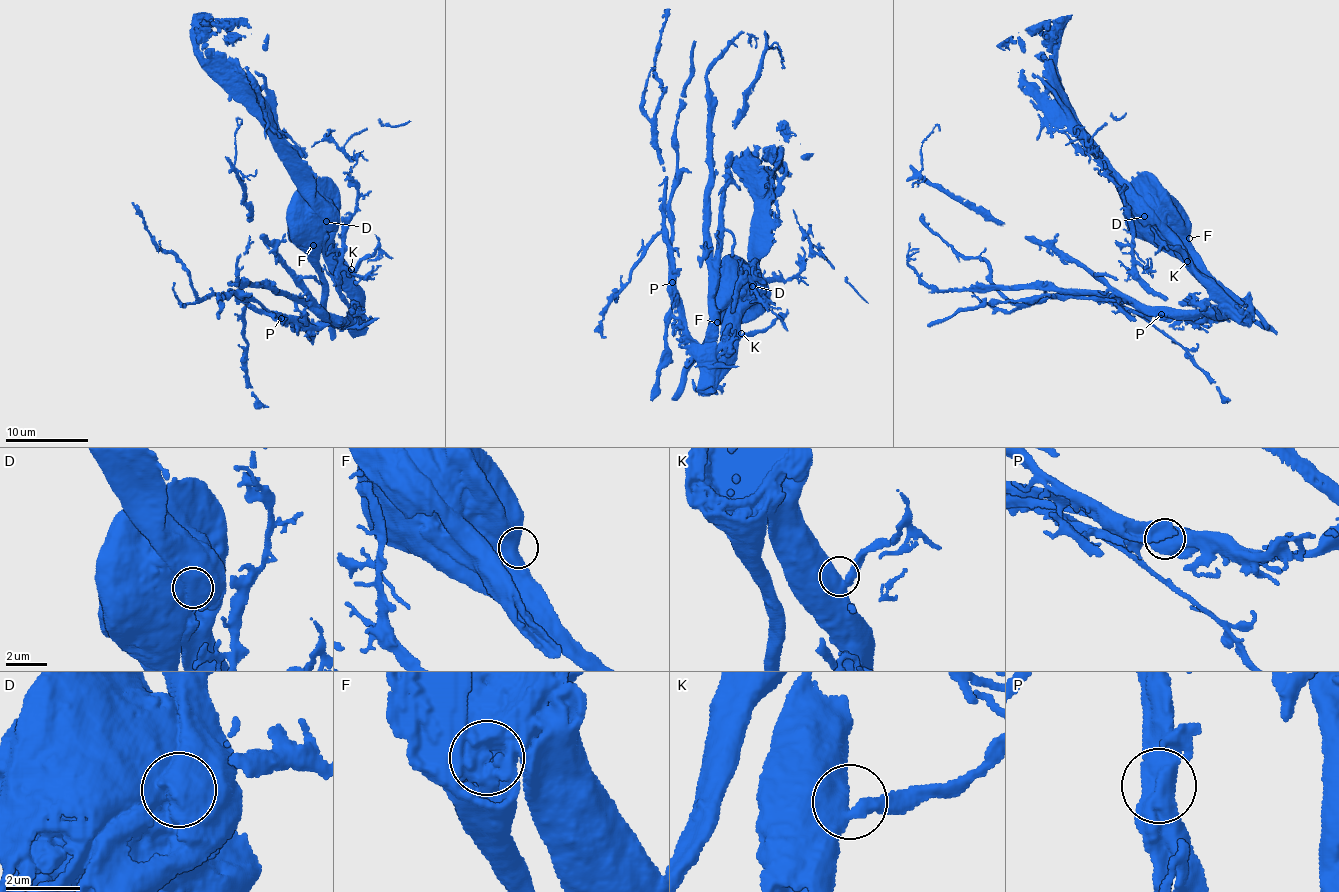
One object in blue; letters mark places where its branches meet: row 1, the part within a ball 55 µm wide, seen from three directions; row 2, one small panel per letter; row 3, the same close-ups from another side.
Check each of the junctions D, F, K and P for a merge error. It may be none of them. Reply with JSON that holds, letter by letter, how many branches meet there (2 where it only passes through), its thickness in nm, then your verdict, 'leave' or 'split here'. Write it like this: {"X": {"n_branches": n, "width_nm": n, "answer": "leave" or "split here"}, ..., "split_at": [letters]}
{"D": {"n_branches": 1, "width_nm": 1400, "answer": "split here"}, "F": {"n_branches": 1, "width_nm": 850, "answer": "leave"}, "K": {"n_branches": 2, "width_nm": 550, "answer": "leave"}, "P": {"n_branches": 2, "width_nm": 750, "answer": "split here"}, "split_at": ["D", "P"]}

